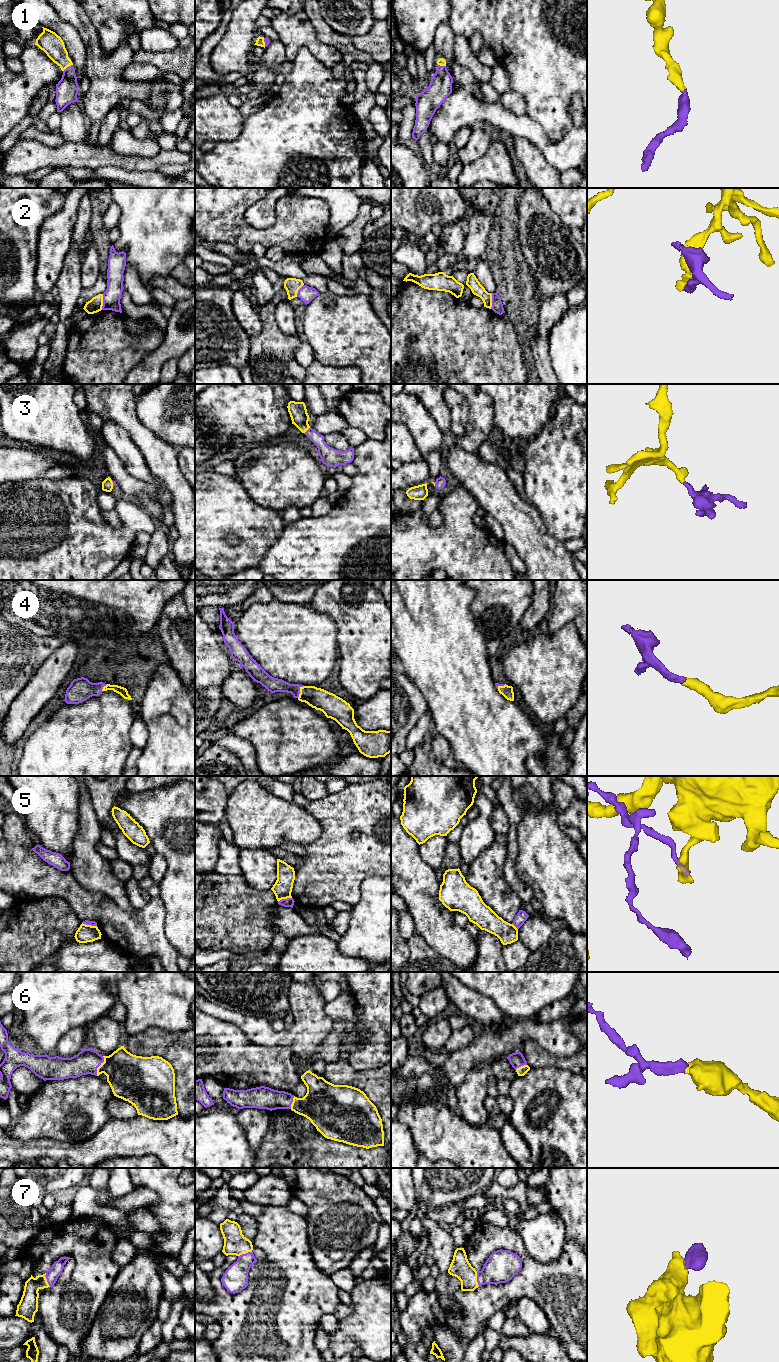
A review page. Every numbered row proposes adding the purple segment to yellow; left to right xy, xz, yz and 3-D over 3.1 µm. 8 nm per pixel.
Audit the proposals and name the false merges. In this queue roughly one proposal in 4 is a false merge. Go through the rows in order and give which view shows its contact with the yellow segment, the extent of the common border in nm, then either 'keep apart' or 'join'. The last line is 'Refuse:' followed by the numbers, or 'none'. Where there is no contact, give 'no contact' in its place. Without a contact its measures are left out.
1: xy | 100 nm | join
2: xy | 130 nm | keep apart
3: xz | 80 nm | join
4: xz | 110 nm | join
5: xy | 120 nm | keep apart
6: xy | 170 nm | join
7: yz | 120 nm | join
Refuse: 2, 5

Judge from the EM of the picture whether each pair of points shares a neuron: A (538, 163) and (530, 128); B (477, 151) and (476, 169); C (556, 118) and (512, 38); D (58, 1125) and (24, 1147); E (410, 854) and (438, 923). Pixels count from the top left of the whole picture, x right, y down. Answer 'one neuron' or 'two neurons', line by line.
A: two neurons
B: two neurons
C: one neuron
D: two neurons
E: one neuron

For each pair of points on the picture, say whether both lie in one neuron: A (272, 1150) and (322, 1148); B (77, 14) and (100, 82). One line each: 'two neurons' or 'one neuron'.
A: one neuron
B: one neuron

